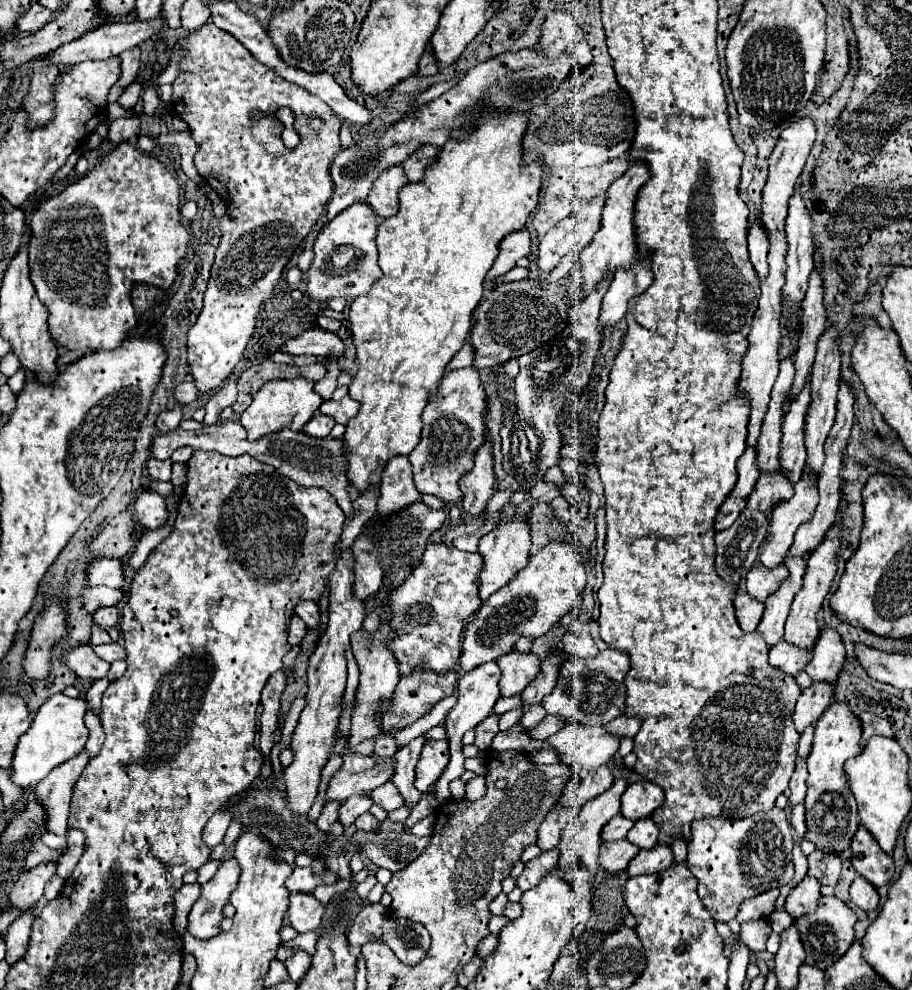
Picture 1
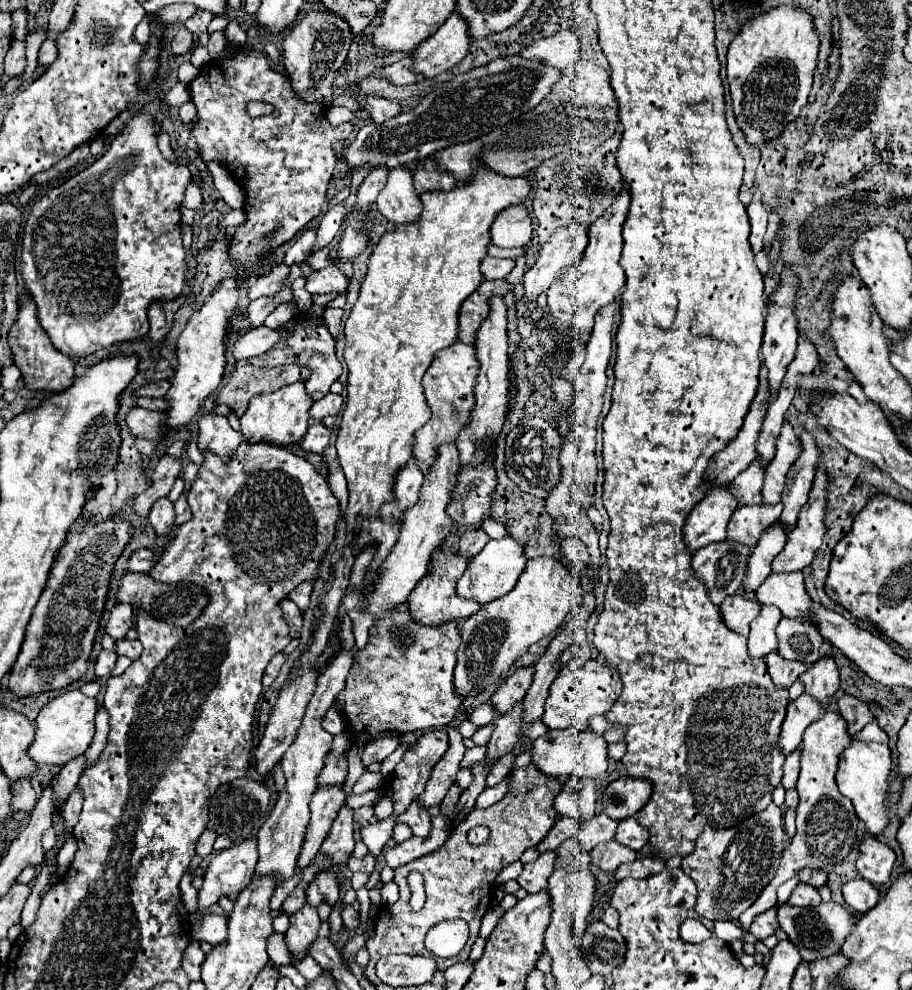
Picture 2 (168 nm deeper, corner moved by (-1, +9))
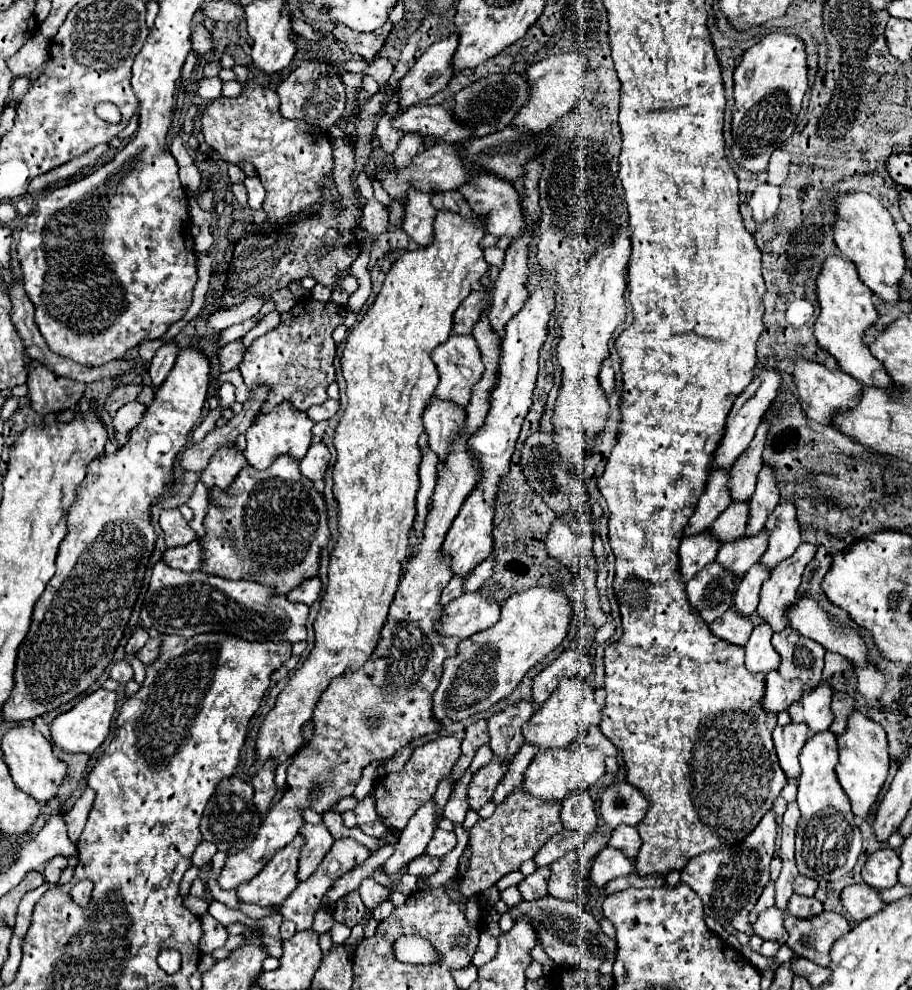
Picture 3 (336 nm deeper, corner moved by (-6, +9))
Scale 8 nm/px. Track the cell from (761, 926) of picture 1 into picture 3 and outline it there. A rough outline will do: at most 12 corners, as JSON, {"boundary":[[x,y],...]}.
{"boundary":[[770,907],[758,915],[754,933],[786,943],[784,913]]}

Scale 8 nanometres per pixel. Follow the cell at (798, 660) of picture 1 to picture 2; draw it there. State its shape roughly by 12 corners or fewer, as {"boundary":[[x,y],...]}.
{"boundary":[[777,651],[765,657],[777,687],[789,687],[807,669]]}

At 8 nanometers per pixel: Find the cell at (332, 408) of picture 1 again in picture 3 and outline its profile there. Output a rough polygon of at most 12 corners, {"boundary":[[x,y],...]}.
{"boundary":[[328,399],[308,409],[312,421],[328,421],[336,415],[340,403]]}

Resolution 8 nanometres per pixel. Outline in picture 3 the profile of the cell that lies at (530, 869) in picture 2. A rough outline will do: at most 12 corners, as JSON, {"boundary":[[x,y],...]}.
{"boundary":[[550,867],[536,869],[520,885],[524,901],[548,895]]}

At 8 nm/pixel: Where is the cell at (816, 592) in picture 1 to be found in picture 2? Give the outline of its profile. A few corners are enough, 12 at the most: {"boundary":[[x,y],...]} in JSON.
{"boundary":[[815,621],[777,625],[777,651],[811,665],[821,657]]}

